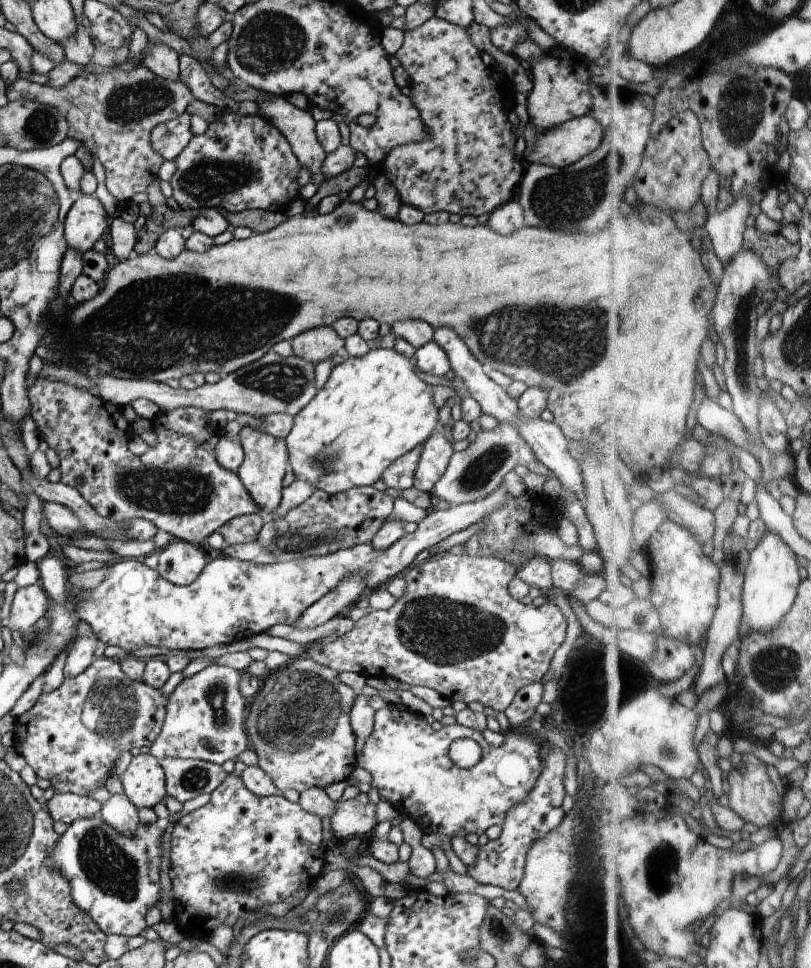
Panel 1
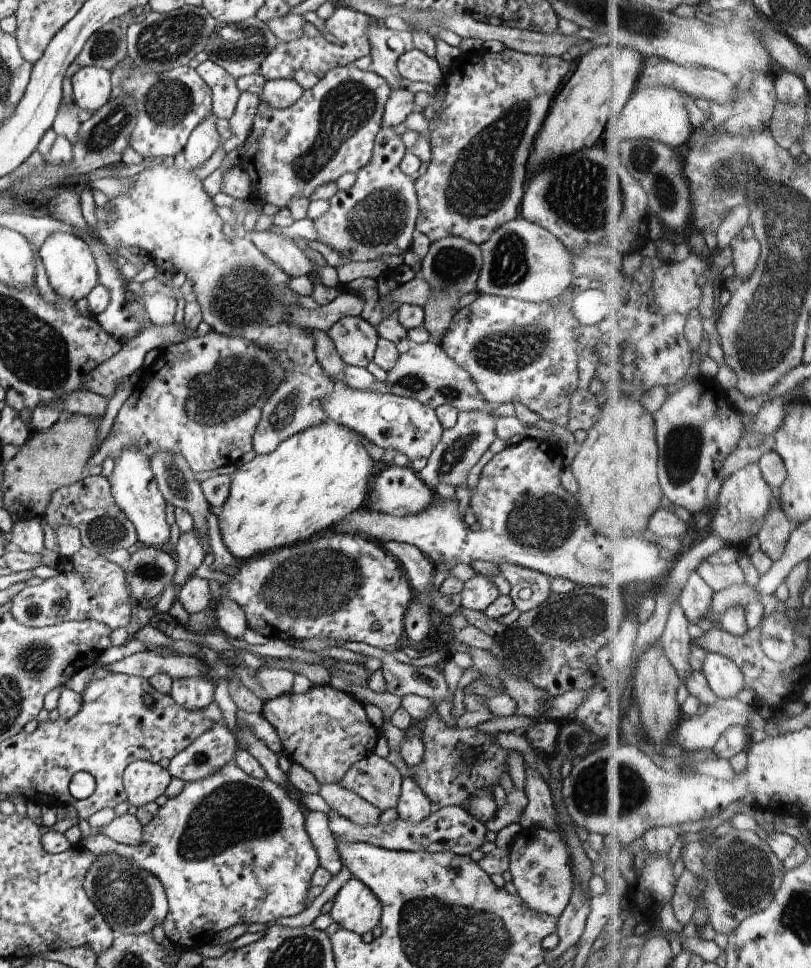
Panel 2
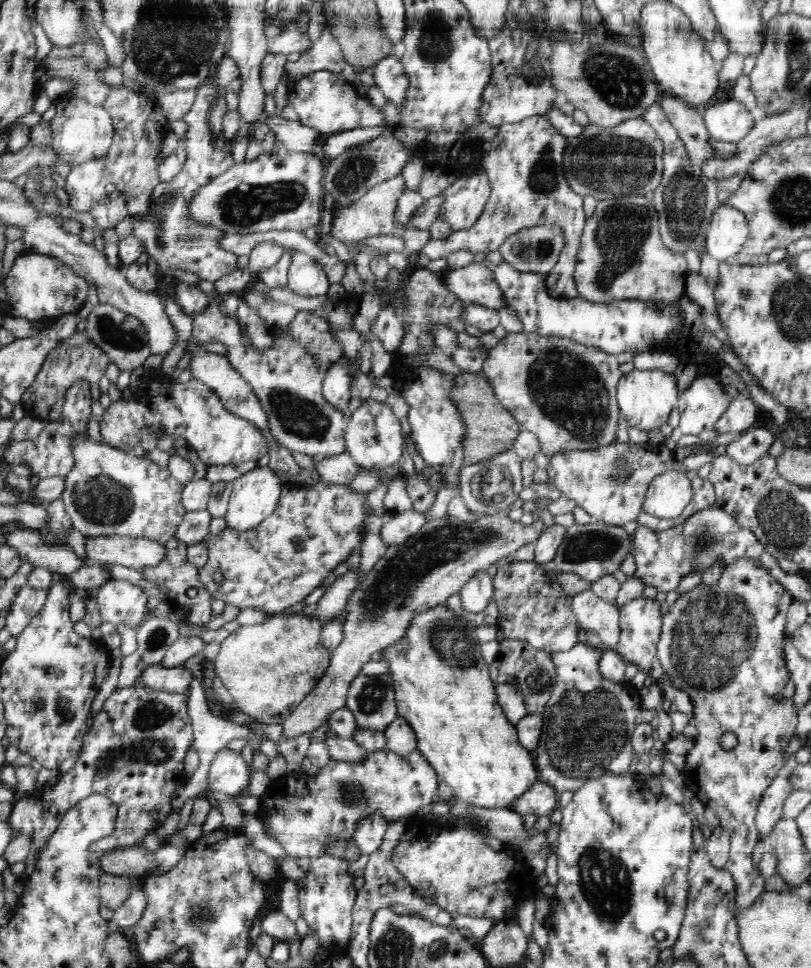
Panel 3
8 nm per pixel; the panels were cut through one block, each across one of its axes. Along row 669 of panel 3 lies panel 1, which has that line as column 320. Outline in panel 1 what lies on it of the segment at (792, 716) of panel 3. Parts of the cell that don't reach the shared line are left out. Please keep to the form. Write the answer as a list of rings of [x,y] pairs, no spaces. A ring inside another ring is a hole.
[[[307,656],[297,657],[280,669],[270,671],[263,678],[257,694],[250,699],[245,720],[250,746],[258,756],[257,766],[283,794],[286,790],[302,793],[313,787],[326,788],[347,781],[357,768],[356,739],[351,730],[351,711],[357,698],[356,691],[342,684],[339,673]]]

